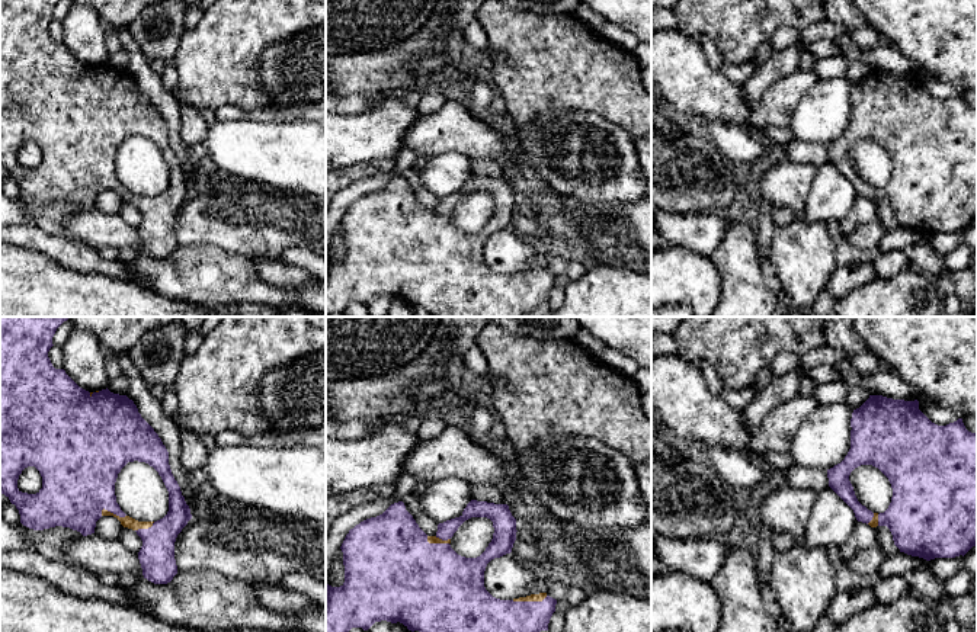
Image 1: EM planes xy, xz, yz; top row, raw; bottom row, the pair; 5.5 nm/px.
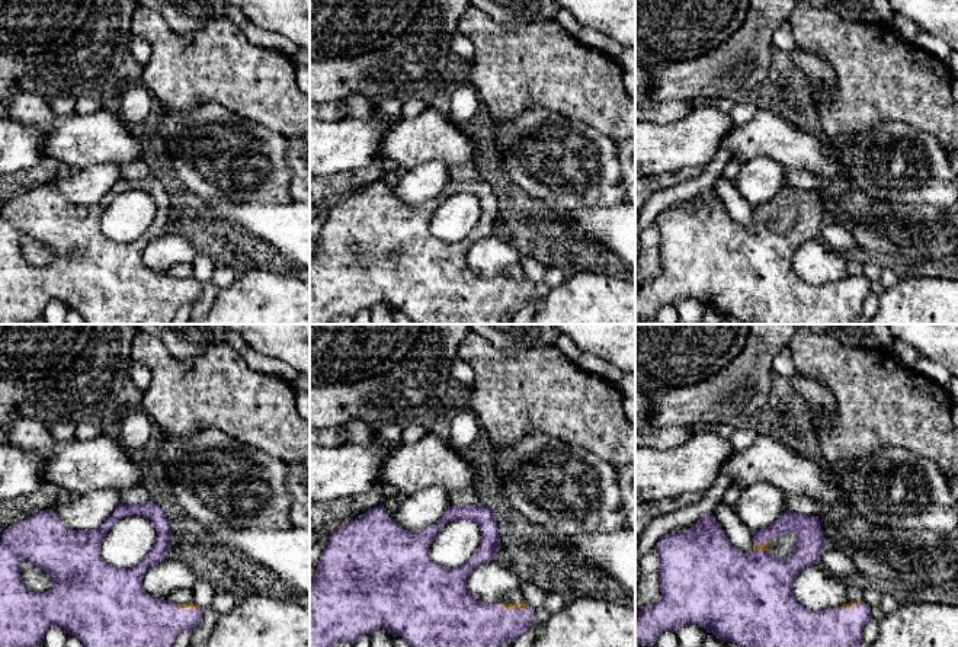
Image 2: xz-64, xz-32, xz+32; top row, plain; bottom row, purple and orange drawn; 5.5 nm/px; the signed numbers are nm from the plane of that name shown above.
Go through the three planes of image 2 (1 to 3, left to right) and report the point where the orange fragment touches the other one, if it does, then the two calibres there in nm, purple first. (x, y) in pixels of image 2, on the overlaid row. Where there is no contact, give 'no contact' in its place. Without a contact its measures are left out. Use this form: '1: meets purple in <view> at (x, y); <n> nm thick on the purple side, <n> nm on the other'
1: meets purple in xz-64 at (189, 609); 280 nm thick on the purple side, 30 nm on the other
2: meets purple in xz-32 at (515, 609); 260 nm thick on the purple side, 40 nm on the other
3: meets purple in xz+32 at (762, 543); 380 nm thick on the purple side, 50 nm on the other

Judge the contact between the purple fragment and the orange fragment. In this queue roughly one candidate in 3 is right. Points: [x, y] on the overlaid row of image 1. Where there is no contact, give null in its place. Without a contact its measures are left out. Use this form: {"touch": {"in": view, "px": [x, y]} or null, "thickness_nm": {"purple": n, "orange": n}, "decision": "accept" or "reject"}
{"touch": {"in": "xz", "px": [529, 602]}, "thickness_nm": {"purple": 200, "orange": 50}, "decision": "accept"}

